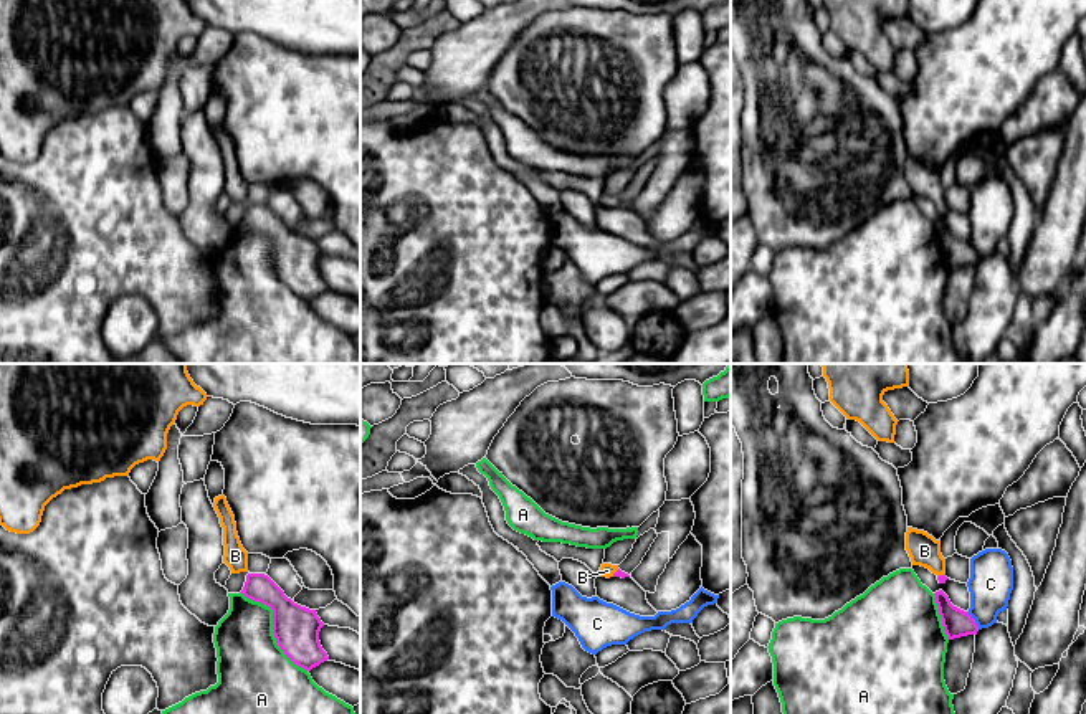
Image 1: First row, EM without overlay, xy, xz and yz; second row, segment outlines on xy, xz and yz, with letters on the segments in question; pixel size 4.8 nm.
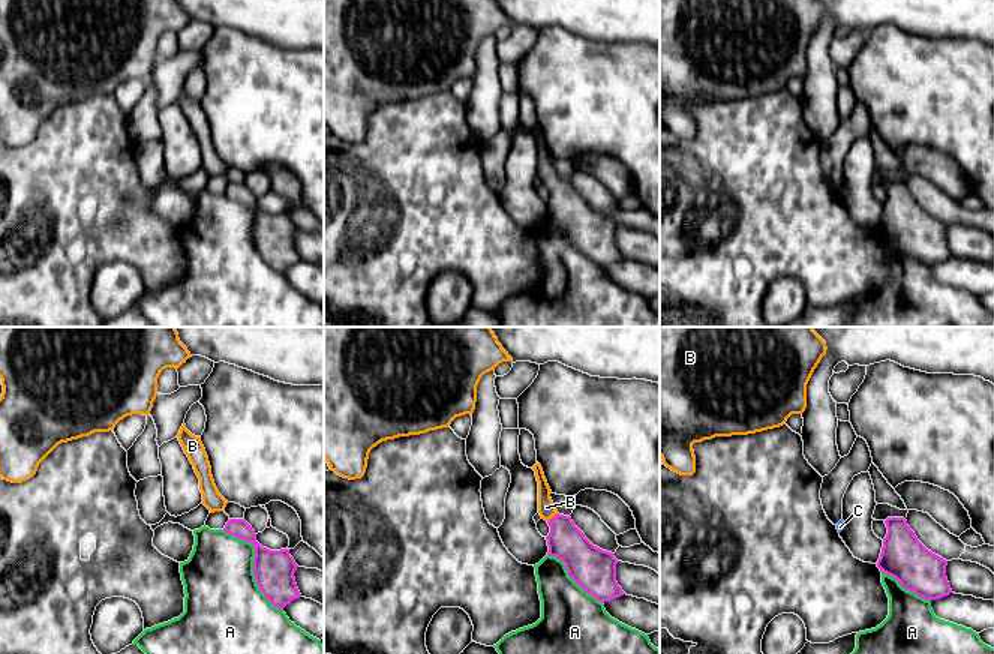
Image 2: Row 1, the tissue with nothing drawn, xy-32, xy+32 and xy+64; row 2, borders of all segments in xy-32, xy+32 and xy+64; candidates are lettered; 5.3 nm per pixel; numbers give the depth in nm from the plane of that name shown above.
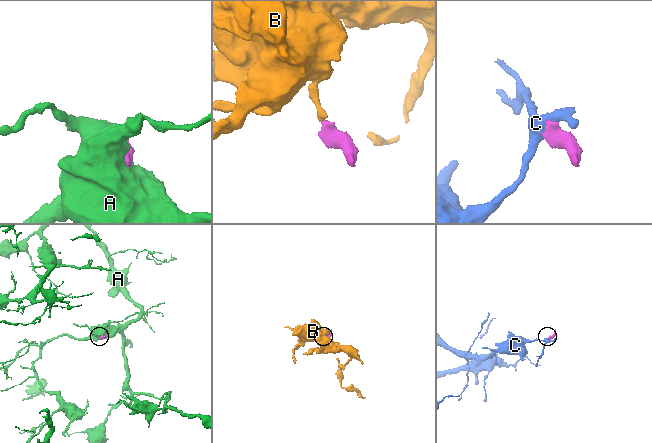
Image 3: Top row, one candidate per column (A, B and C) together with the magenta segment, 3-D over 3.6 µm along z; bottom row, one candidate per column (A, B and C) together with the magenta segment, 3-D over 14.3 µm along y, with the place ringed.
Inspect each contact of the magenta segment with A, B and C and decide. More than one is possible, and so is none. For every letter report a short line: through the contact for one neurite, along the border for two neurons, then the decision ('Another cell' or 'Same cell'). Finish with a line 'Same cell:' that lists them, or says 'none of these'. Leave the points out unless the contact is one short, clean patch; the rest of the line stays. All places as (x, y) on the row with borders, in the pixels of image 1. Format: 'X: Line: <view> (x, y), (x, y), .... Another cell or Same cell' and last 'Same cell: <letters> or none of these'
A: Another cell
B: Line: xz (619, 572), (615, 572), (607, 571). Same cell
C: Line: yz (967, 612), (979, 628). Another cell
Same cell: B

